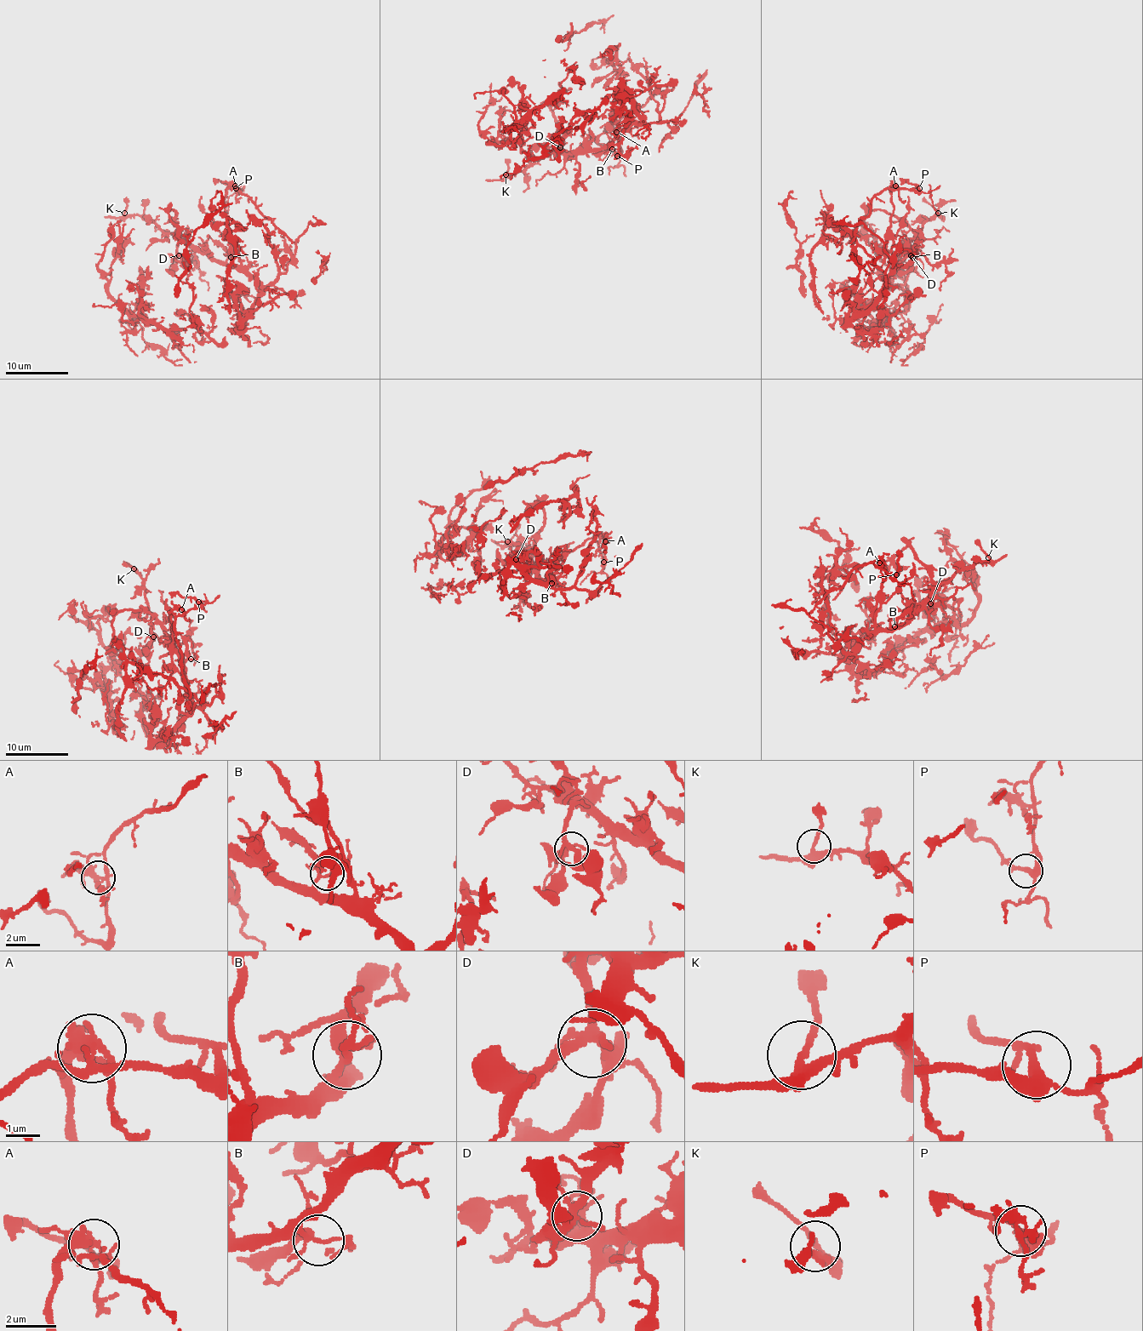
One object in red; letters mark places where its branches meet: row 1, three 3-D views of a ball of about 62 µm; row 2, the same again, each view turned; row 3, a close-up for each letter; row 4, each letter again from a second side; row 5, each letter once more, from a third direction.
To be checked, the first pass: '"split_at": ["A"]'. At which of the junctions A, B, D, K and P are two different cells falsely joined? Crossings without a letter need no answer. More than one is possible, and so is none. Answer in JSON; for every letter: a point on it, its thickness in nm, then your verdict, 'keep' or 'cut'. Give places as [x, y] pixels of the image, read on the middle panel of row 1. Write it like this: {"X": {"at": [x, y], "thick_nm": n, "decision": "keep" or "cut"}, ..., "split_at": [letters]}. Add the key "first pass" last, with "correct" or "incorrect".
{"A": {"at": [616, 132], "thick_nm": 300, "decision": "cut"}, "B": {"at": [612, 149], "thick_nm": 180, "decision": "keep"}, "D": {"at": [560, 147], "thick_nm": 280, "decision": "keep"}, "K": {"at": [505, 174], "thick_nm": 240, "decision": "keep"}, "P": {"at": [617, 156], "thick_nm": 240, "decision": "keep"}, "split_at": ["A"], "first pass": "correct"}

